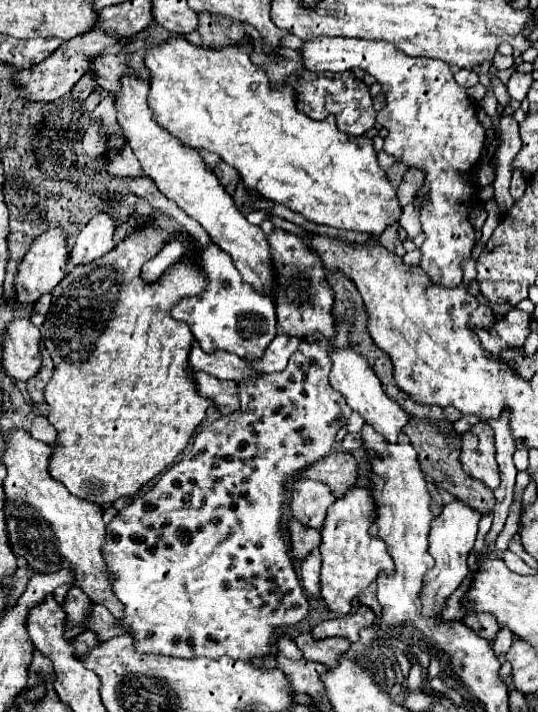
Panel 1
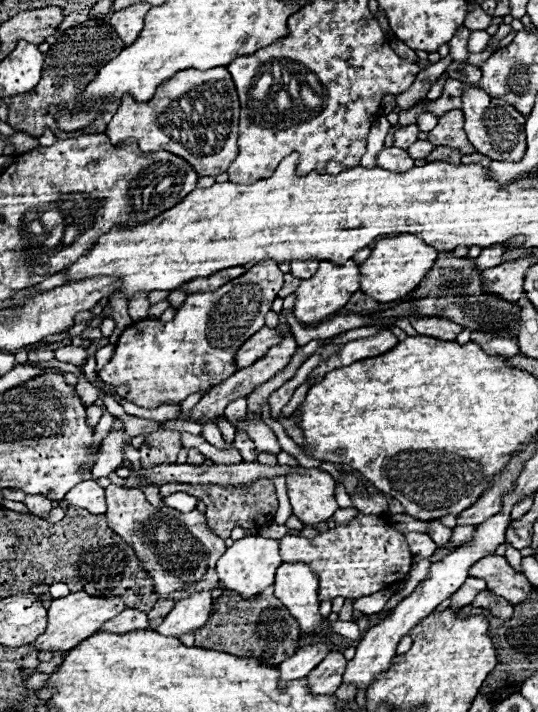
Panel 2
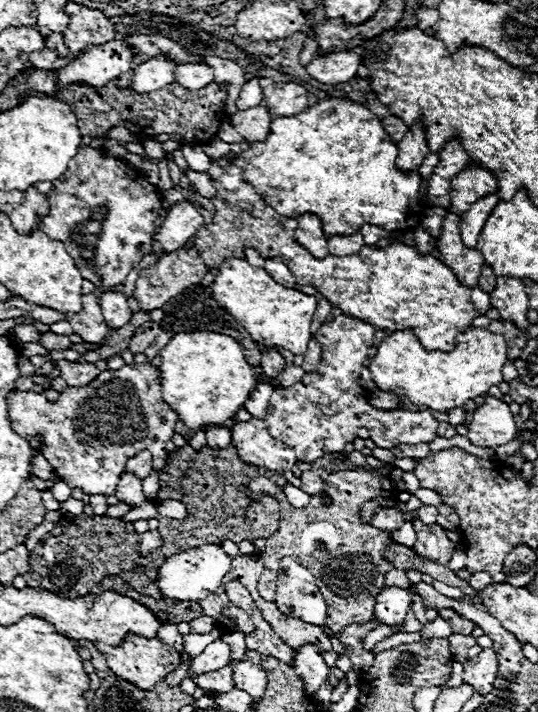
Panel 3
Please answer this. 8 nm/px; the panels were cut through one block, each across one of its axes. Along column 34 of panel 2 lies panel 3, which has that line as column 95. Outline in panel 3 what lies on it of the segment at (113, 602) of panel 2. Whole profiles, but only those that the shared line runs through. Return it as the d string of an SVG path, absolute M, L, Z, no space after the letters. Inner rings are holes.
M128 634L126 640L116 648L102 644L102 642L94 642L94 646L98 648L100 654L104 654L108 658L108 666L110 666L110 670L116 672L118 678L126 678L128 682L132 682L134 686L138 686L142 690L148 690L154 684L158 684L160 680L164 680L180 662L178 650L174 650L172 646L164 644L158 638L142 638L136 634Z

